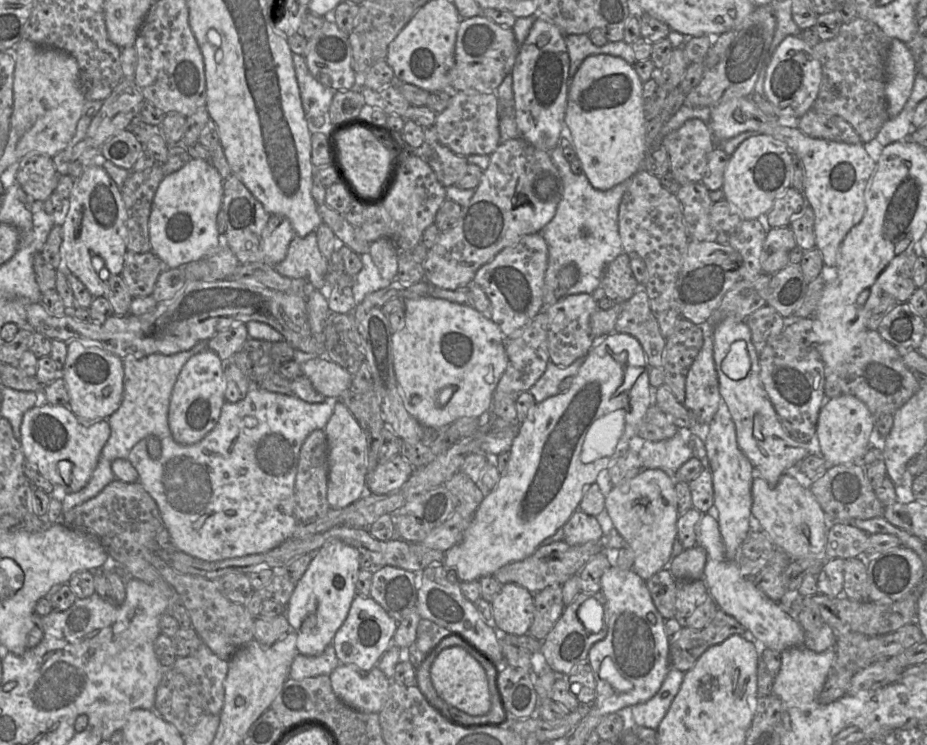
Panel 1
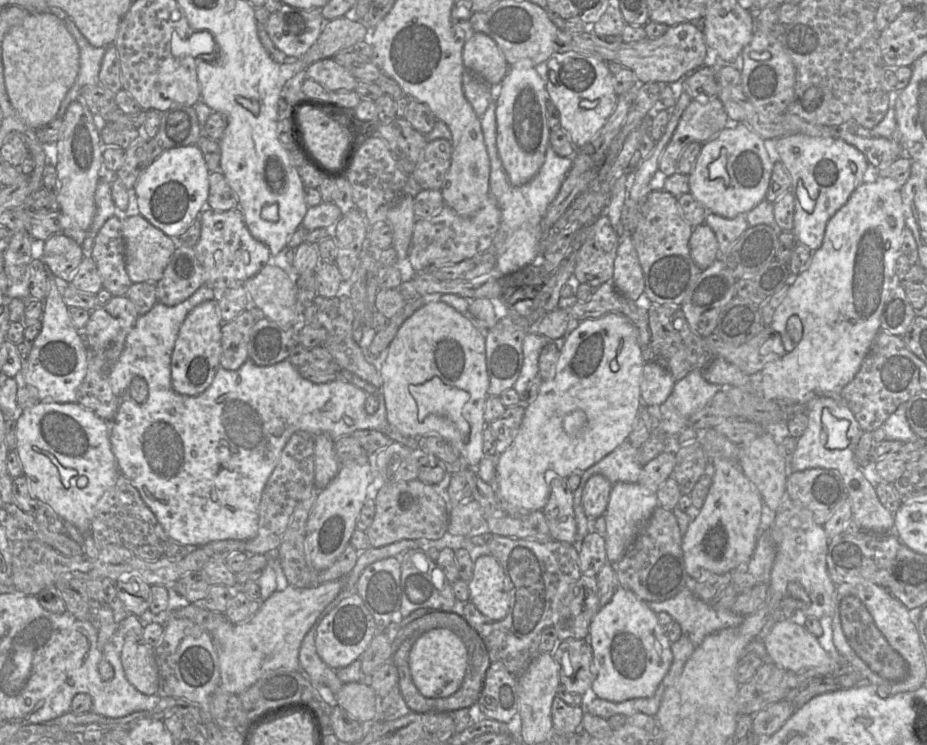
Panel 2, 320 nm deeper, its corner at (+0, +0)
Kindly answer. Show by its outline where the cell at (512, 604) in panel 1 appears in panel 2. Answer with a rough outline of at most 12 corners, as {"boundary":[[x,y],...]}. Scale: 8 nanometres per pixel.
{"boundary":[[491,554],[474,561],[470,601],[493,622],[509,611],[509,581]]}

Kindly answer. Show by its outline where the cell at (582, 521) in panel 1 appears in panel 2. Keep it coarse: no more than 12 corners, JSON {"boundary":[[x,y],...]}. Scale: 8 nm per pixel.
{"boundary":[[550,482],[543,513],[553,540],[576,543],[573,492]]}

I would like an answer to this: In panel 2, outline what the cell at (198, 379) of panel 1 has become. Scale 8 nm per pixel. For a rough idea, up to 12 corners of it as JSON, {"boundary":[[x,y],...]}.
{"boundary":[[217,302],[193,308],[171,355],[172,387],[198,396],[219,368]]}

